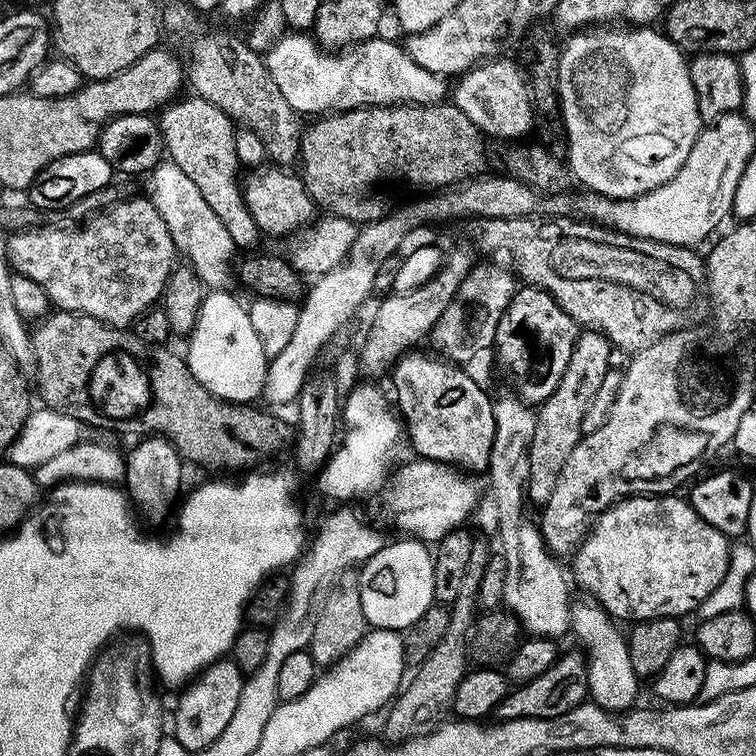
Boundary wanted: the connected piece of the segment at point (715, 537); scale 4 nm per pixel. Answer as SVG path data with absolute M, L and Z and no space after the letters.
M669 494L667 496L629 496L627 500L620 501L619 504L612 505L611 508L608 509L607 512L604 513L602 519L593 527L592 531L588 533L587 536L584 537L584 540L582 543L580 543L579 548L576 549L574 555L571 557L570 563L572 563L572 574L570 572L571 579L574 581L576 579L576 584L578 587L581 588L584 592L589 592L591 599L595 601L595 603L599 604L601 608L604 609L605 612L608 613L609 616L612 617L613 620L617 622L623 622L623 620L632 620L631 622L643 622L646 620L660 620L664 616L670 616L673 618L684 618L684 615L687 614L687 612L692 612L695 610L696 607L699 606L699 604L702 604L702 606L708 604L708 599L714 593L714 590L718 589L719 584L722 582L722 580L725 578L727 574L727 570L729 568L729 551L730 551L730 540L729 537L725 536L724 534L720 533L718 529L715 529L714 526L710 524L710 522L706 522L703 520L702 517L699 516L699 514L696 513L695 509L692 508L692 505L689 503L687 499L682 498L682 500L679 500L679 495L676 494Z

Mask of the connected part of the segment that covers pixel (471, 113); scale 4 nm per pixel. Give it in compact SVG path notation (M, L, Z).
M497 58L471 68L455 81L450 100L456 108L480 128L485 137L497 136L500 140L516 140L534 128L534 104L530 99L530 88L519 80L520 72L512 64L503 64Z

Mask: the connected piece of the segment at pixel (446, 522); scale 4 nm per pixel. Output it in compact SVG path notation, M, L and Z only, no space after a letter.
M412 458L412 461L400 472L400 481L396 488L400 491L400 500L392 504L392 520L404 532L410 535L420 535L426 544L437 544L445 536L455 529L467 523L466 518L475 508L480 496L480 488L473 481L473 477L450 467L447 464L440 464L436 460L425 460L423 458Z

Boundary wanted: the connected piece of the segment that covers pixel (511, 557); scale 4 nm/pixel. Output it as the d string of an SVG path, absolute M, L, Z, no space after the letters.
M496 396L492 409L496 419L496 446L494 449L494 469L497 479L492 484L492 494L498 514L498 534L502 546L501 557L506 568L504 604L507 611L511 612L529 633L540 638L552 638L557 634L556 623L559 620L567 621L570 616L570 603L572 598L568 594L569 581L563 576L559 564L548 551L548 545L537 523L530 523L524 518L524 508L528 506L527 484L529 480L530 462L529 450L534 438L534 426L536 425L536 412L525 404L519 396Z

